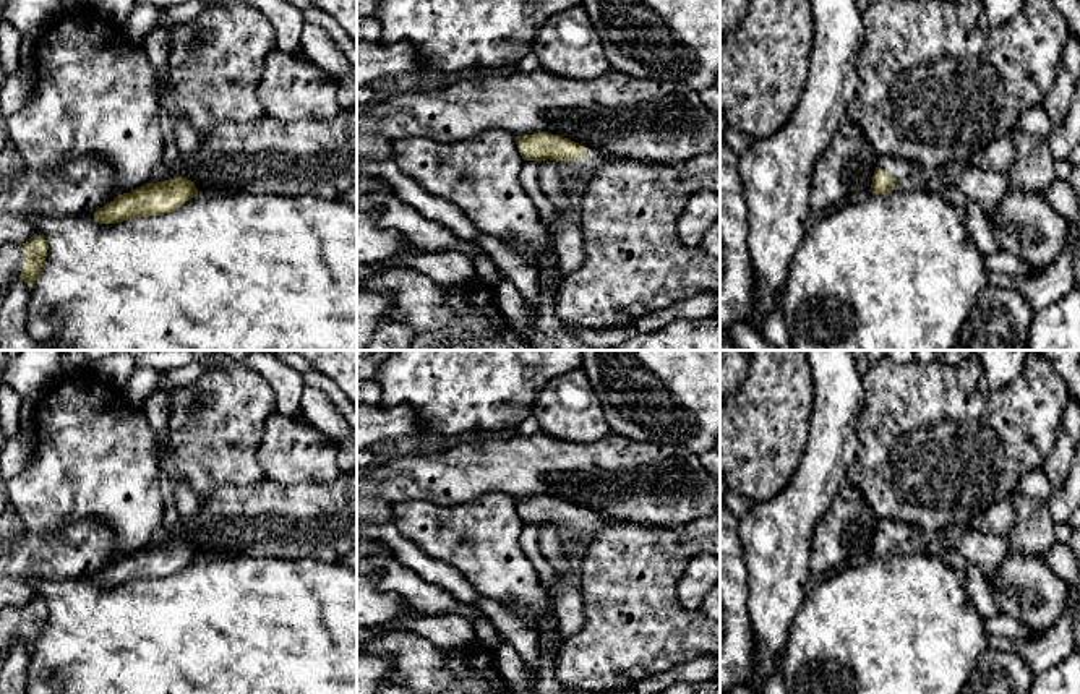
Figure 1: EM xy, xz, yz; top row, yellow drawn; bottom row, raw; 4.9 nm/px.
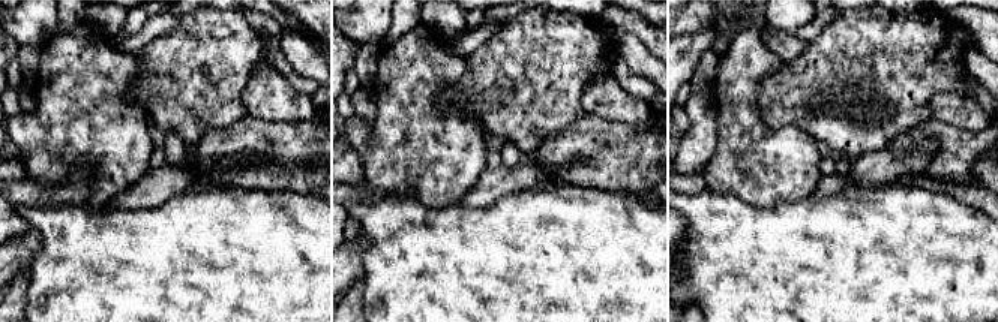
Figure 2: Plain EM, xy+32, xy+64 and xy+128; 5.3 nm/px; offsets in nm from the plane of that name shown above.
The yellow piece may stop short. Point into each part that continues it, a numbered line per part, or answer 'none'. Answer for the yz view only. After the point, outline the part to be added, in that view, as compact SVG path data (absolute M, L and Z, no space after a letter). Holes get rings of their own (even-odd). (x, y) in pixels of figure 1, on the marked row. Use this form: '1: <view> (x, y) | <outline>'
1: yz (902, 172) | M877 156L876 167L881 167L892 175L895 188L911 183L918 175L916 167L902 157Z

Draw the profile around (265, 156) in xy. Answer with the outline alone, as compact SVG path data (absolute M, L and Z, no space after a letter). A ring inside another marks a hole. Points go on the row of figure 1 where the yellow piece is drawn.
M357 107L341 110L331 120L281 122L263 115L246 123L221 123L204 139L198 139L190 157L167 165L162 161L148 183L186 177L199 196L238 193L341 199L357 188Z

